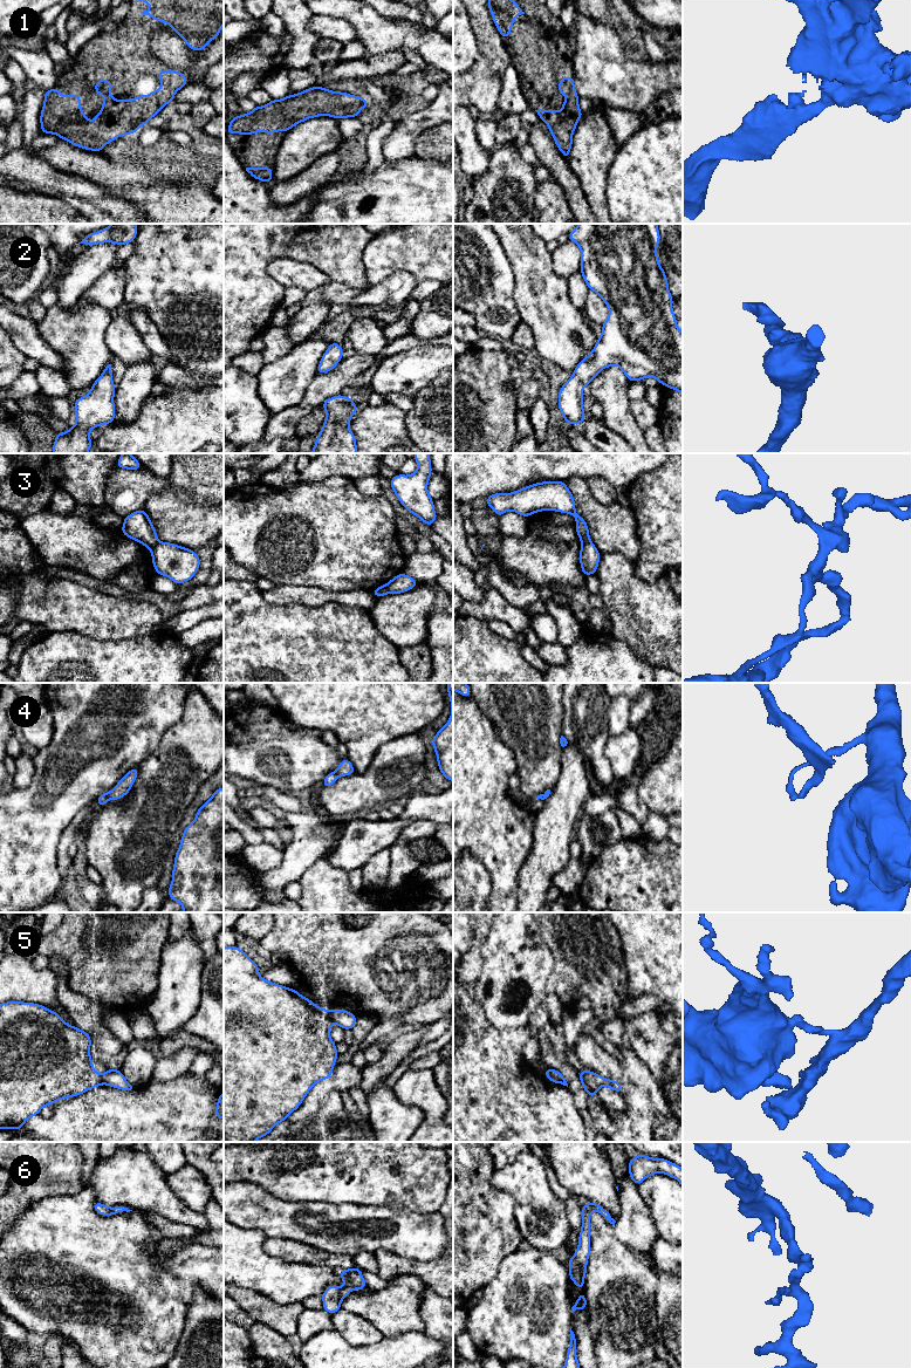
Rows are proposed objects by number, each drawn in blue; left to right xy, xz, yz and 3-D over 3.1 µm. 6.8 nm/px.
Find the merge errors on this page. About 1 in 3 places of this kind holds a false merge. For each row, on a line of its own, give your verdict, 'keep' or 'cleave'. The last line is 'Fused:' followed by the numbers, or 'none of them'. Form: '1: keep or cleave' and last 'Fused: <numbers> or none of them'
1: keep
2: keep
3: cleave
4: cleave
5: cleave
6: keep
Fused: 3, 4, 5

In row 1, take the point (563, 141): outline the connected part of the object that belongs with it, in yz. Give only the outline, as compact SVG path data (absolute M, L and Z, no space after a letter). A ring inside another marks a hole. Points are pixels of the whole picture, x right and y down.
M574 76L560 78L559 94L567 96L561 105L563 109L561 112L556 110L542 109L535 111L541 121L548 125L556 146L568 159L570 148L573 145L573 132L575 131L576 125L583 115L578 105L578 95L575 89Z

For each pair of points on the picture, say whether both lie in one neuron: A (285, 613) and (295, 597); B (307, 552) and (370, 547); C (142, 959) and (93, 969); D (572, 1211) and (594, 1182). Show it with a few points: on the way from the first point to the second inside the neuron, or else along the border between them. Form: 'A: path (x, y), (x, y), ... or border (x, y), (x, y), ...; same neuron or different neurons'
A: border (264, 597), (278, 604), (317, 607); different neurons
B: path (322, 547), (355, 547); same neuron
C: path (130, 959), (111, 959), (104, 965); same neuron
D: border (573, 1194), (577, 1197); different neurons

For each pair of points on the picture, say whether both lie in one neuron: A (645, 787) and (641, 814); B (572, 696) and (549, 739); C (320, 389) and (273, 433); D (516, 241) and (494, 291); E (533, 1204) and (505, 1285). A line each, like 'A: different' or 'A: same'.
A: different
B: different
C: same
D: different
E: different

